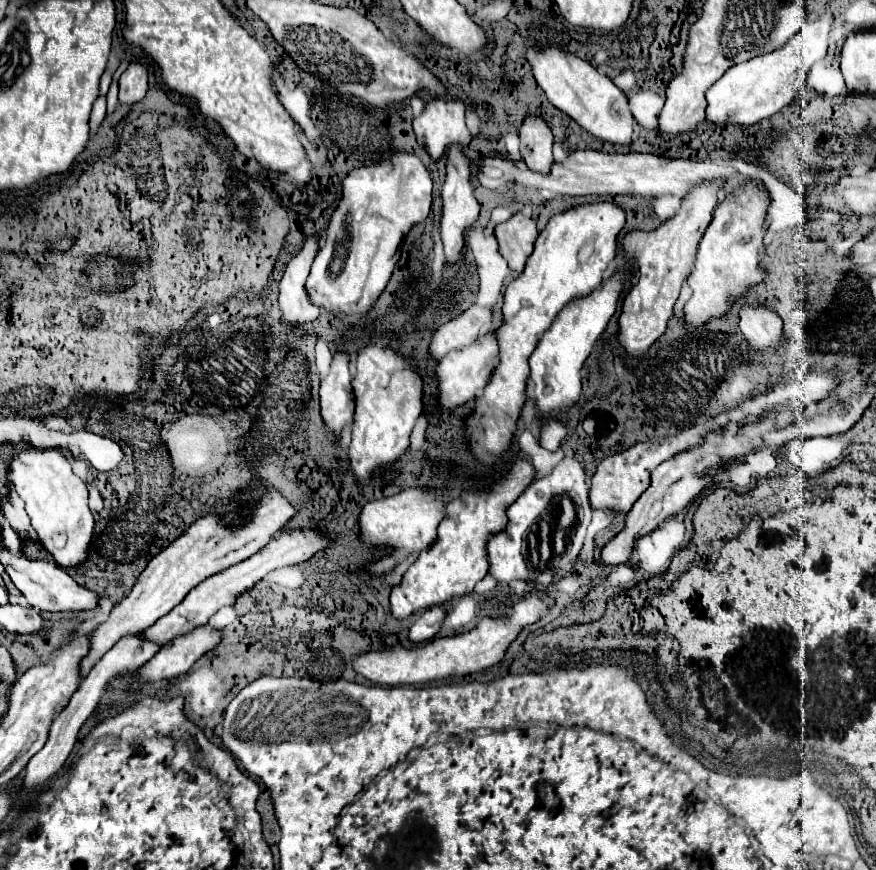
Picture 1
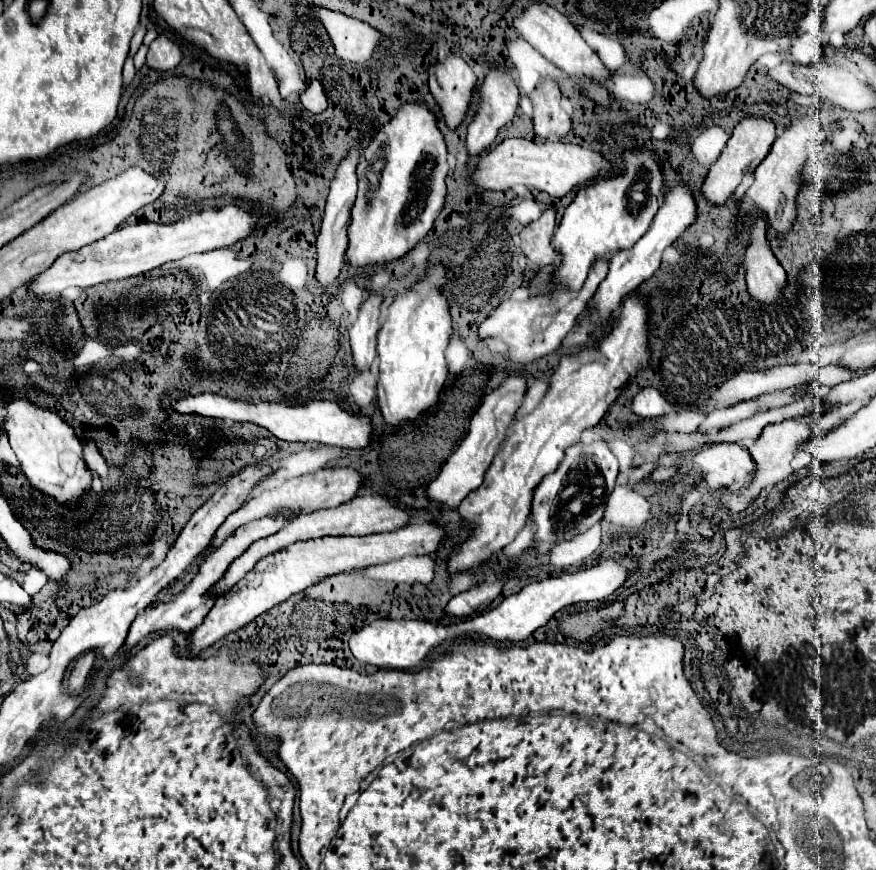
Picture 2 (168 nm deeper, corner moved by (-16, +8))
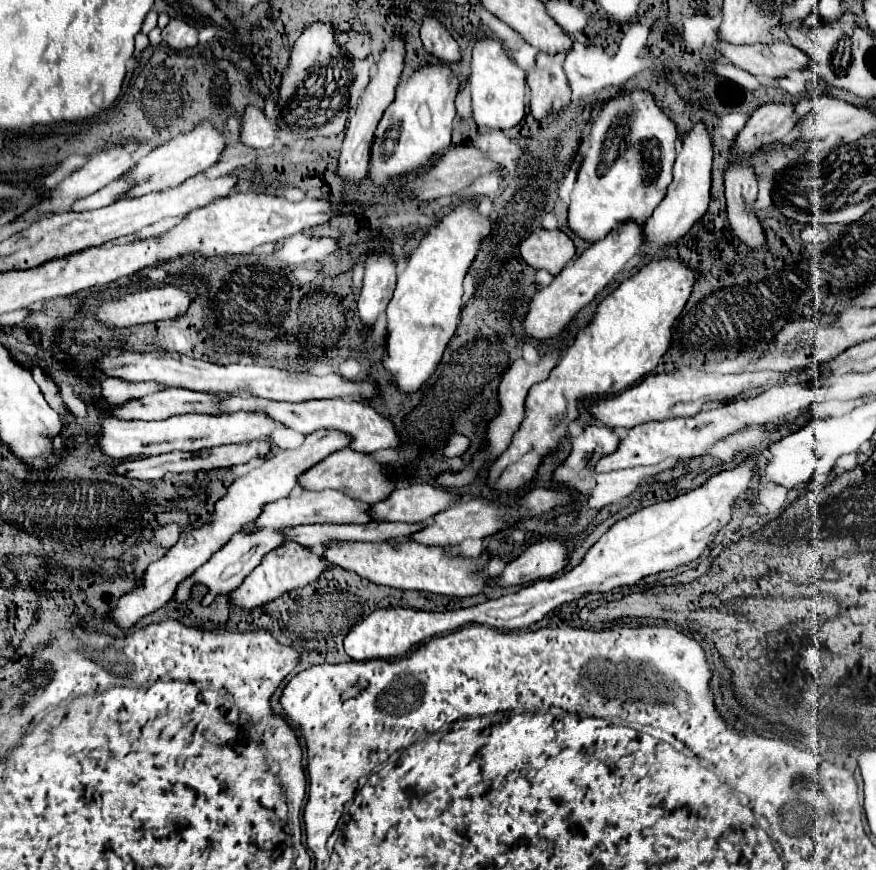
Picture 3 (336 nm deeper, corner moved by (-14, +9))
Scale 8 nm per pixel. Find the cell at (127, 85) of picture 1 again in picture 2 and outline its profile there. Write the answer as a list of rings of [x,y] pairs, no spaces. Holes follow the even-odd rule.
[[[162,35],[150,43],[146,65],[158,73],[168,73],[180,63],[180,59],[182,59],[180,45]]]

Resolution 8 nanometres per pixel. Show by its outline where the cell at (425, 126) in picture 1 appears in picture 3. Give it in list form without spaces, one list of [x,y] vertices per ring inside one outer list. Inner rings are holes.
[[[432,14],[424,16],[420,36],[422,36],[424,48],[438,60],[442,60],[442,62],[458,62],[460,60],[460,48],[458,48],[456,40]]]

